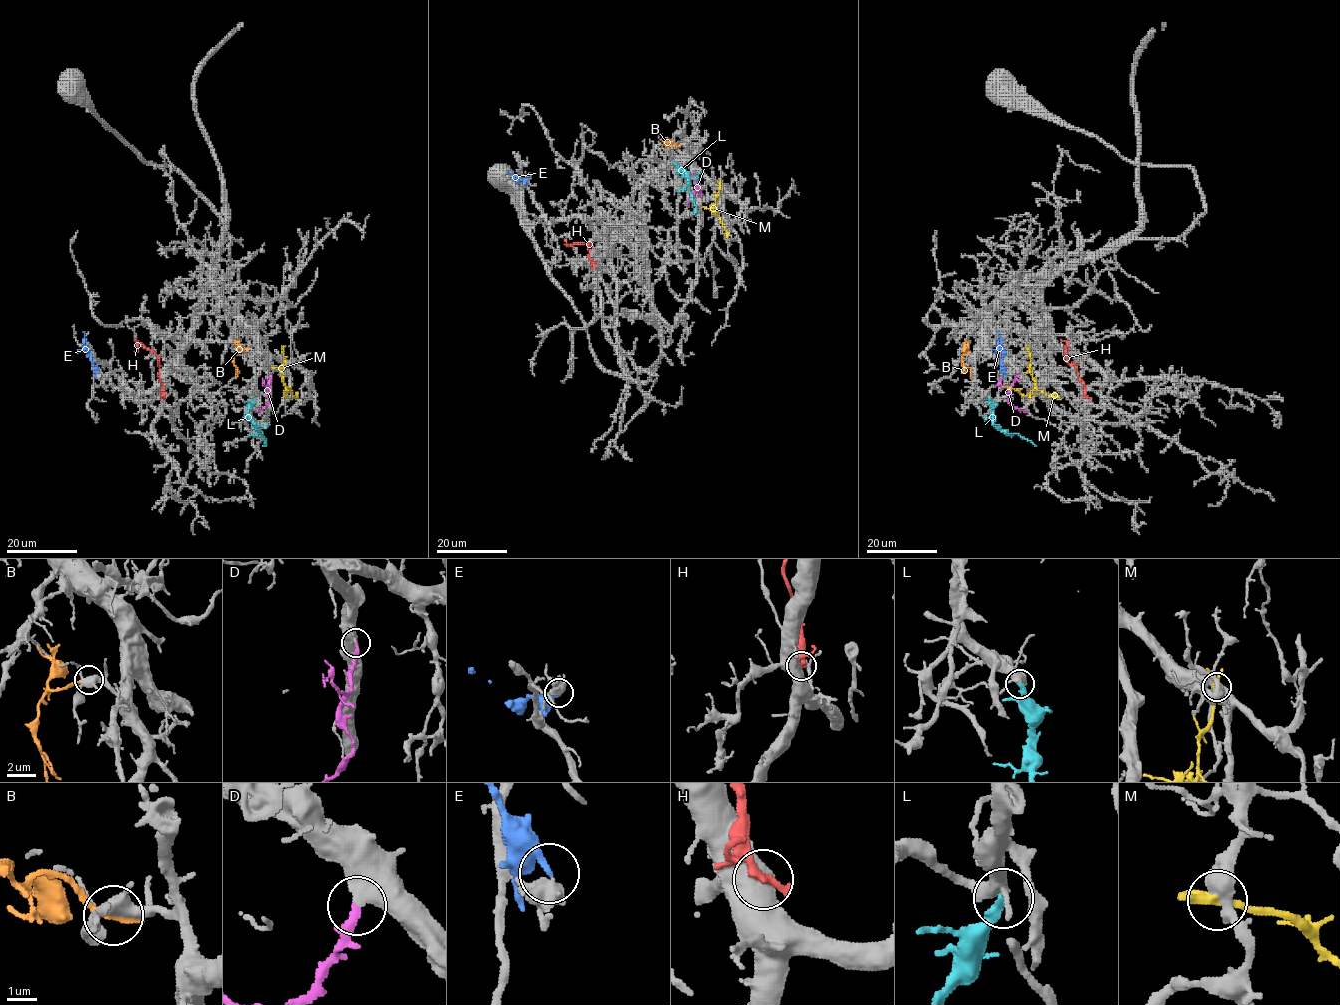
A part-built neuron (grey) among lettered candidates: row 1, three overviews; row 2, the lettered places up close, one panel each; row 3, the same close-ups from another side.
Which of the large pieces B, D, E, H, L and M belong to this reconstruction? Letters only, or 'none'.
D, L

